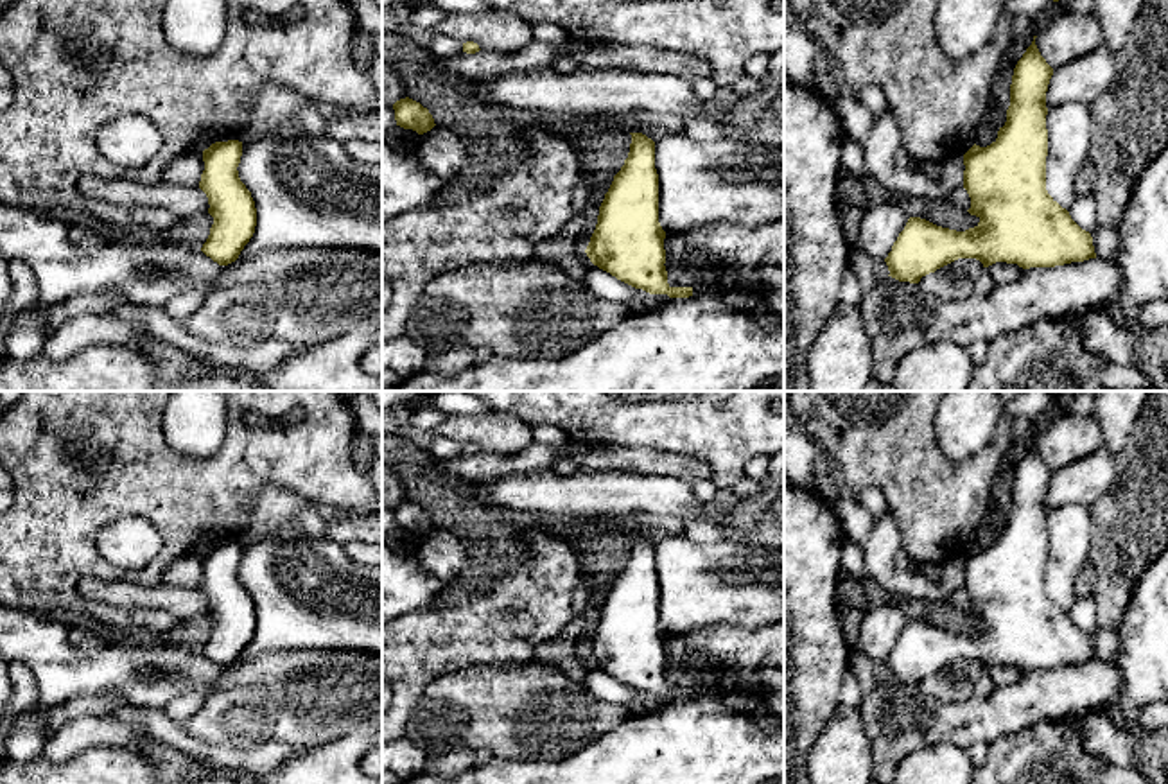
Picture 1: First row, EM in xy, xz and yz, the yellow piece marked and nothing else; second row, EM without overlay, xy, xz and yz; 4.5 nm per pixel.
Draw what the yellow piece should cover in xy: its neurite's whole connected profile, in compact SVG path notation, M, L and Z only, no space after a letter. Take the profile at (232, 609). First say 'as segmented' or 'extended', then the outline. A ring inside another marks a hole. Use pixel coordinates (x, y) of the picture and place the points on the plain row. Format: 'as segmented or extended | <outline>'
as segmented | M215 544L203 553L205 572L199 590L208 599L214 619L201 653L219 667L235 664L255 635L257 610L251 594L239 579L242 544Z

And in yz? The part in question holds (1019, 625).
as segmented | M1035 440L1014 470L1007 524L999 529L998 540L987 549L974 545L963 556L963 590L971 599L967 614L980 624L965 633L956 633L910 619L885 660L888 678L919 685L922 678L958 660L976 660L983 669L1007 664L1023 671L1096 660L1091 635L1082 632L1046 592L1046 493L1053 470L1041 457Z

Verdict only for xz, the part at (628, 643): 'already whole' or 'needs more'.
already whole

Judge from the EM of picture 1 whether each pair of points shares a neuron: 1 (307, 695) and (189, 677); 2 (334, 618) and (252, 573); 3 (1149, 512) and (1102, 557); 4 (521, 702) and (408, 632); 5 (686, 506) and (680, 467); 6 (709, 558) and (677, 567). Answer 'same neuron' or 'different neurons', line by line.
1: same neuron
2: same neuron
3: same neuron
4: different neurons
5: different neurons
6: same neuron

